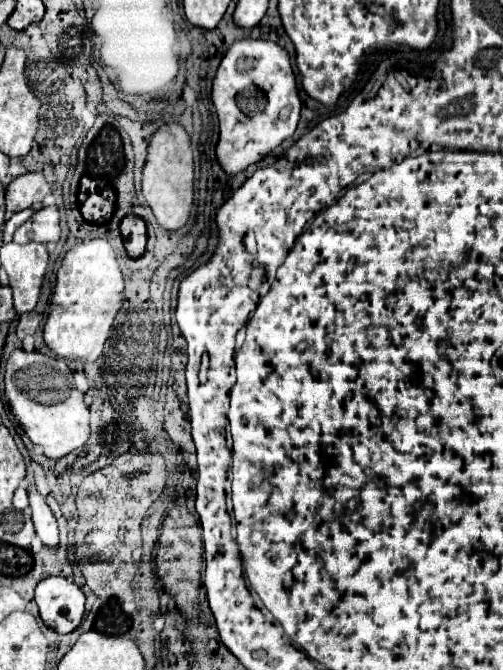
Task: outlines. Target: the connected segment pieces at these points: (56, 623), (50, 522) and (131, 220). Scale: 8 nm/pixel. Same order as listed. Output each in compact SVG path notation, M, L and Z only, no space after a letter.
M48 576L36 584L36 604L42 622L68 634L80 626L84 614L84 592L64 576Z
M28 490L28 498L30 498L32 522L34 522L38 538L42 540L42 544L54 548L58 544L58 526L56 526L56 518L52 510L48 508L44 496L38 490Z
M128 214L128 216L124 216L124 220L120 224L120 232L122 232L124 246L126 246L128 254L132 258L142 256L142 252L146 248L146 224L144 224L144 220L134 216L134 214Z

